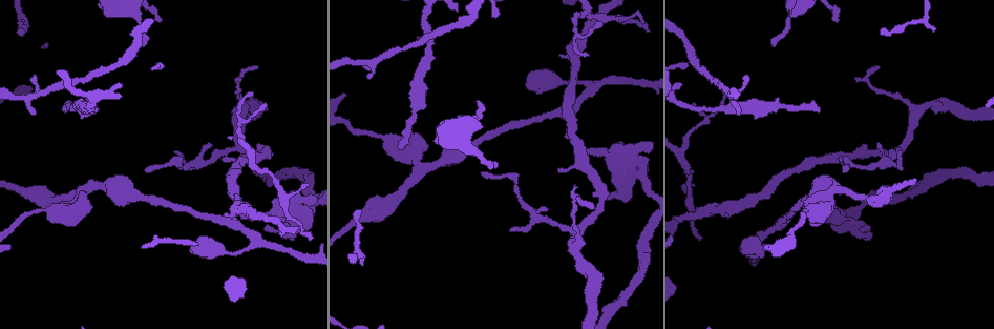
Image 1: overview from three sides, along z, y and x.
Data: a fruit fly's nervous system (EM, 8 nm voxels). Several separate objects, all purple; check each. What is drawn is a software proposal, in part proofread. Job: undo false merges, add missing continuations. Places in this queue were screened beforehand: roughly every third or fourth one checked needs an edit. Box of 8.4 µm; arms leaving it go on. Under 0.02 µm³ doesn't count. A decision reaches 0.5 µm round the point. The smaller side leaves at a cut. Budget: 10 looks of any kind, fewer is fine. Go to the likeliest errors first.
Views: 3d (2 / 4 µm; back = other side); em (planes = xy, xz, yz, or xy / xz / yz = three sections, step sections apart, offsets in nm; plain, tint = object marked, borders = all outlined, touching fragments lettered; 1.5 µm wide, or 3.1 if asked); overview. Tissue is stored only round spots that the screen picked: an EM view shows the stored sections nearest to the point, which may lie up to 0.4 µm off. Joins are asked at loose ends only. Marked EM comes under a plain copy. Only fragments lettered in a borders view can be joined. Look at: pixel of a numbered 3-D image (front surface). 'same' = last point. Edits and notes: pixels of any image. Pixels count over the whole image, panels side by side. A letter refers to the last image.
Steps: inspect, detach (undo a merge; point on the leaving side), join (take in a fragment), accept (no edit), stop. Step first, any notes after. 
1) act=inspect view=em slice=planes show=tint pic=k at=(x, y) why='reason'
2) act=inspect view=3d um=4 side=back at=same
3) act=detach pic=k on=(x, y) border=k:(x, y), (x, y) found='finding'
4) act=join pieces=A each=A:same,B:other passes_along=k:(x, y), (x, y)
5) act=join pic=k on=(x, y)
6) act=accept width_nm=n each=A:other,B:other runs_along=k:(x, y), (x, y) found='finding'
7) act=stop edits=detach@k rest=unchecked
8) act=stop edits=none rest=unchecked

act=inspect view=em slice=planes show=borders pic=1 at=(819, 109)

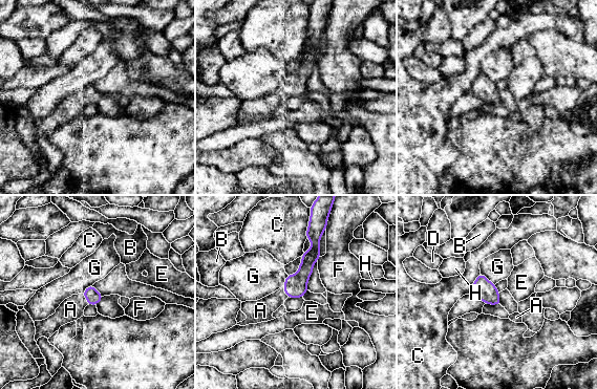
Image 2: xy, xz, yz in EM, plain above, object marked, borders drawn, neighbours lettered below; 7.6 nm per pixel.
act=join pieces=A each=A:same,B:other,C:other,D:other,E:other,F:other,G:other,H:other found='it goes on there'

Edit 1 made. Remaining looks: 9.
act=inspect view=overview

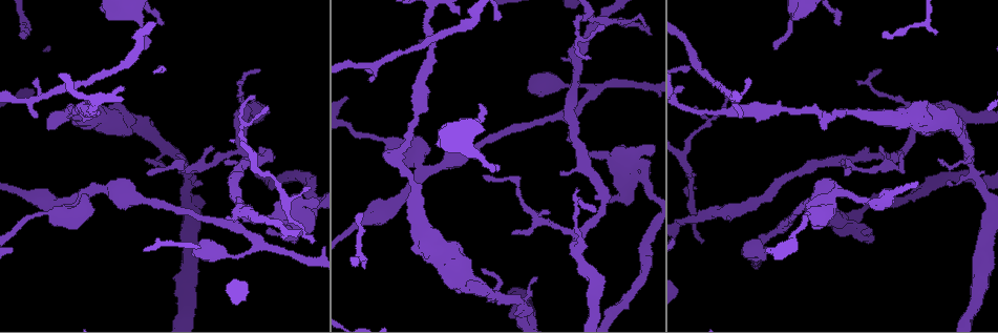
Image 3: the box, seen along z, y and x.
act=inspect view=3d um=2 pic=3 at=(776, 47) why='an open end'

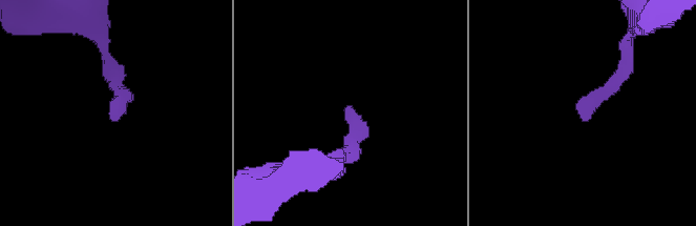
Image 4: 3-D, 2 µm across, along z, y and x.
act=inspect view=em slice=yz step=8 show=borders pic=4 at=(580, 116) why='need the tissue'

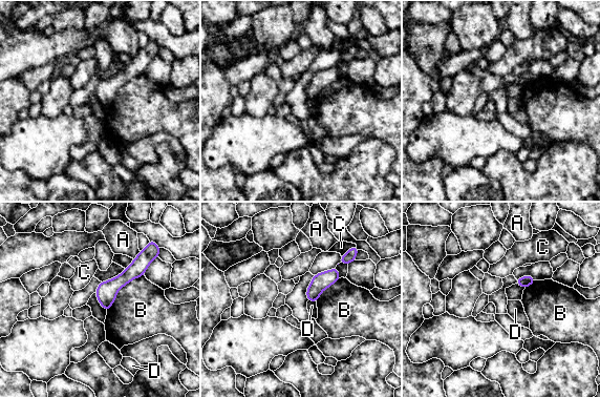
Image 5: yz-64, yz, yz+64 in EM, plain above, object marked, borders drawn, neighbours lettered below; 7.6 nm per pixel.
act=inspect view=em slice=planes show=borders at=same why='cut it another way'

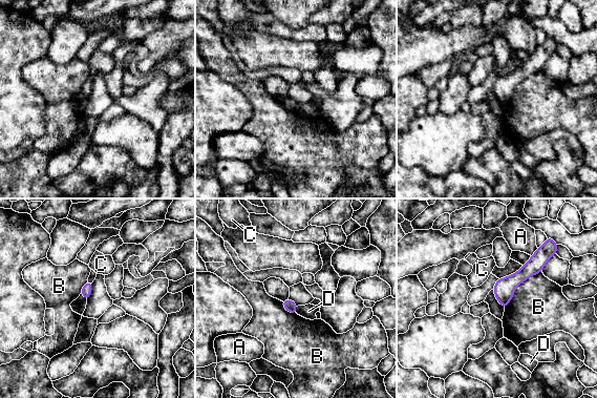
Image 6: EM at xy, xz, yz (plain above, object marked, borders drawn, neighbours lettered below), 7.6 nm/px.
act=accept width_nm=80 each=A:other,B:other,C:other,D:other border=6:(541, 271), (520, 283), (505, 308) found='none of them fits'

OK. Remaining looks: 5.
act=inspect view=em slice=planes show=tint pic=3 at=(422, 171) why='side arm on a straight run'

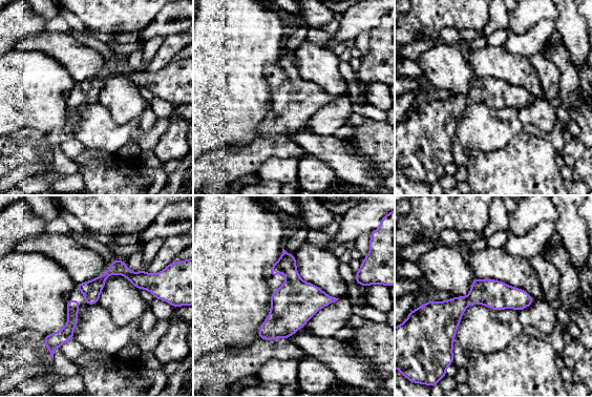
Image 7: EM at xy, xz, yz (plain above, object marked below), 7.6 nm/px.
act=inspect view=em slice=planes show=borders at=same

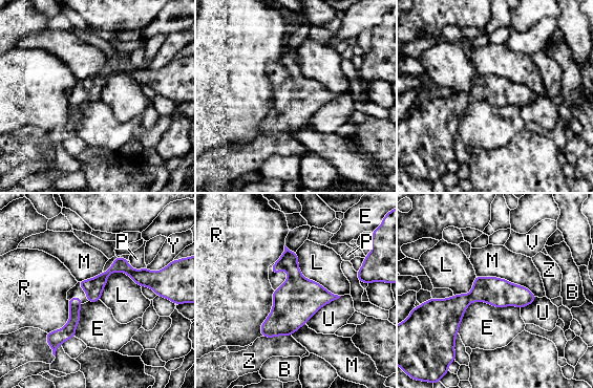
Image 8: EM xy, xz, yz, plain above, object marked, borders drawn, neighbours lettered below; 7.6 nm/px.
act=accept each=B:other,E:other,L:other,M:other,P:other,R:other,U:other,V:other,Y:other,Z:other border=8:(520, 307), (471, 302), (458, 333) found='one neuron here'

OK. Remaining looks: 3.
act=inspect view=em slice=yz step=4 show=tint pic=3 at=(371, 71) why='branch stops here'

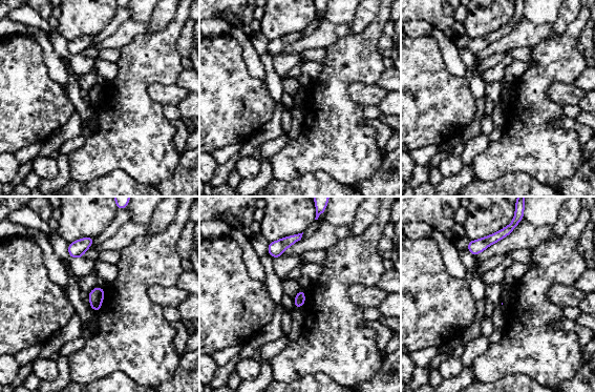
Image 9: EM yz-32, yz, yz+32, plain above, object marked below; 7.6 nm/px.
act=inspect view=em slice=planes show=borders at=same why='cut it another way'

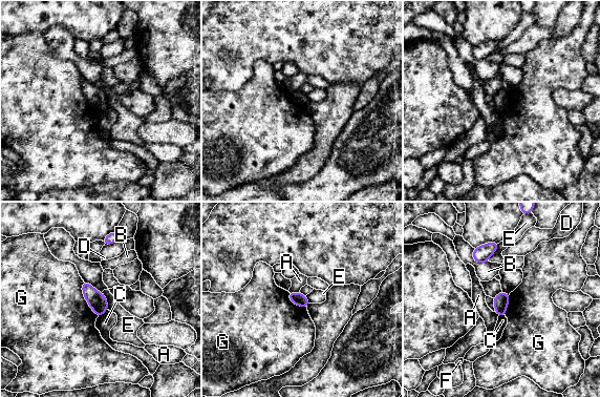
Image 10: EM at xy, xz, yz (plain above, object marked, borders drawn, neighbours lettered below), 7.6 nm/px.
act=accept each=A:other,B:other,C:other,D:other,E:other,F:other,G:other border=10:(82, 280), (82, 294), (98, 316) found='no lettered fragment goes on from it'

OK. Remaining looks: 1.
act=stop edits=join@2 rest=unchecked

